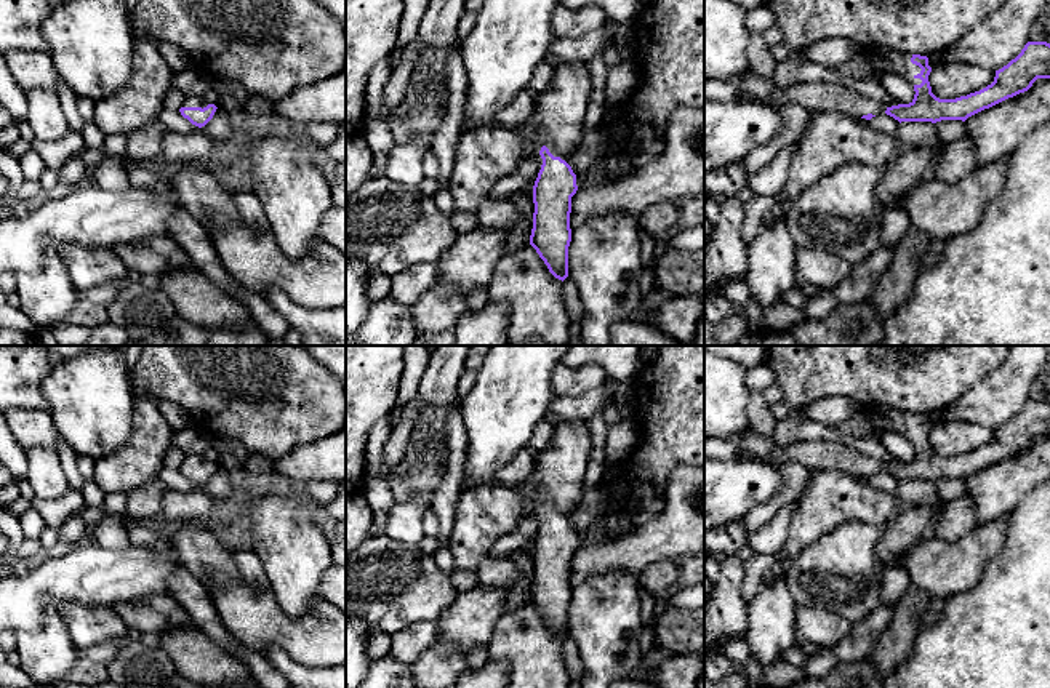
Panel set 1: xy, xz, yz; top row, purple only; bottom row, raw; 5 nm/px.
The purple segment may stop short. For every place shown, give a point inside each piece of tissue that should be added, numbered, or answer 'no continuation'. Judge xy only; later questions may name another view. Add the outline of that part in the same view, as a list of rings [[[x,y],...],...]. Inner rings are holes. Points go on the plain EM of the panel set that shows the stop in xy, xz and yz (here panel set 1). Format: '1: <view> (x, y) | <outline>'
1: xy (192, 460) | [[[189,454],[184,458],[182,466],[206,466],[210,461],[203,454]]]

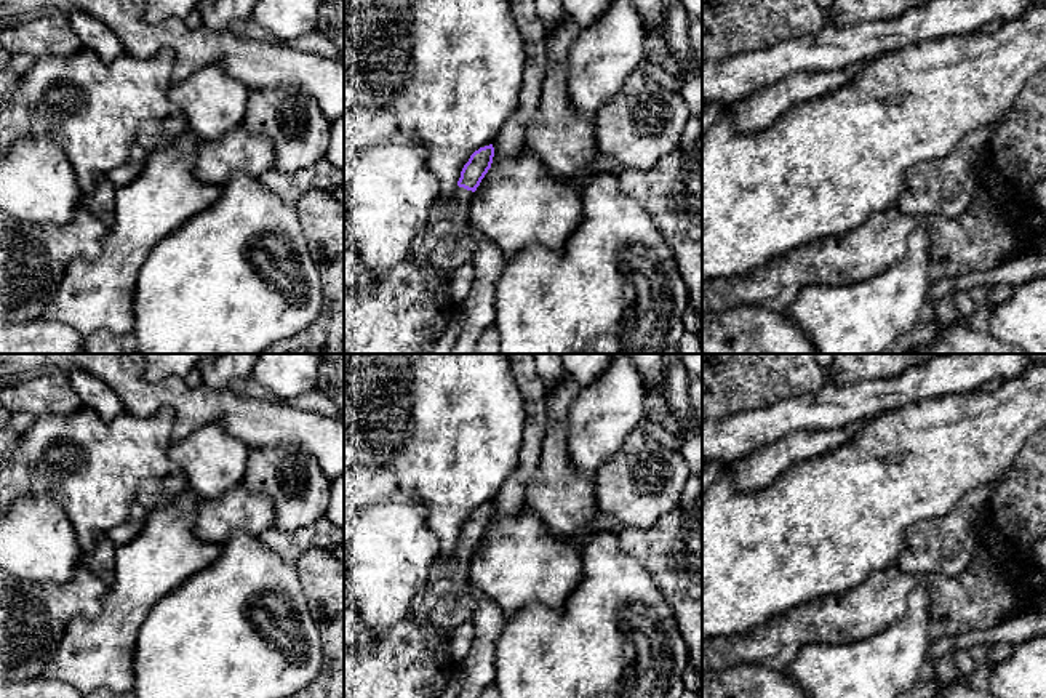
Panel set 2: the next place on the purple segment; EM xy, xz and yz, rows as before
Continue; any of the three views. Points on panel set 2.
1: xz (445, 601) | [[[457,544],[451,556],[432,564],[427,583],[411,602],[409,621],[449,631],[472,623],[477,608],[469,580],[473,552]]]

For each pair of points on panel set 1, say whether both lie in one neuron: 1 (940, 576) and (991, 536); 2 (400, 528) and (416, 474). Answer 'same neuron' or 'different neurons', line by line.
1: same neuron
2: same neuron

